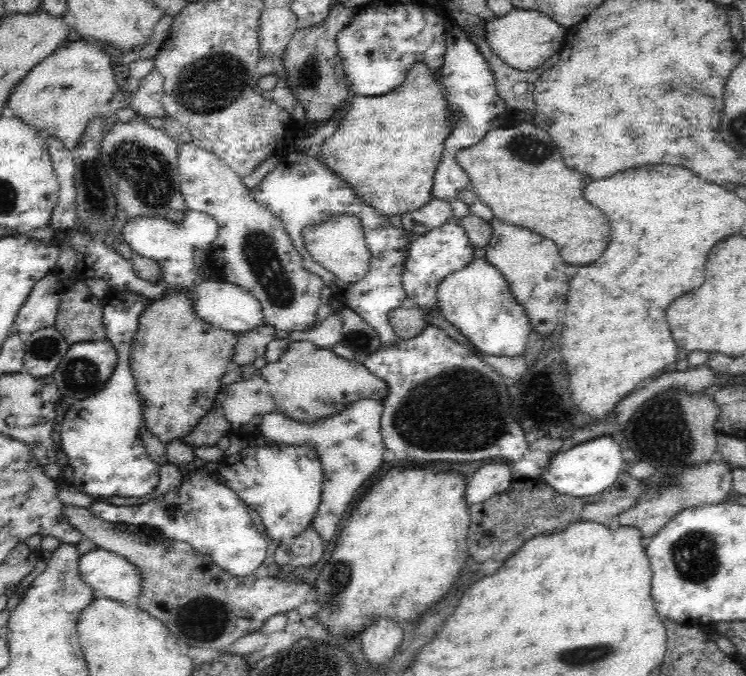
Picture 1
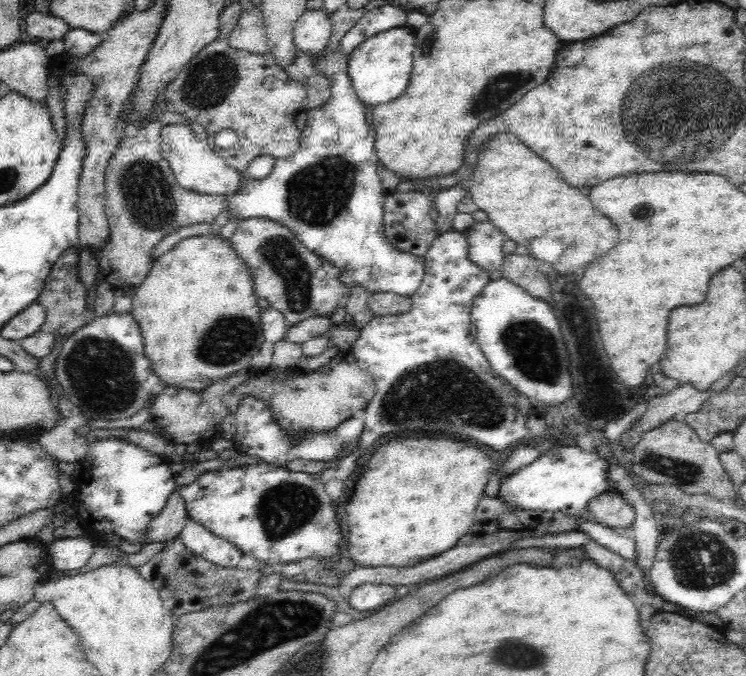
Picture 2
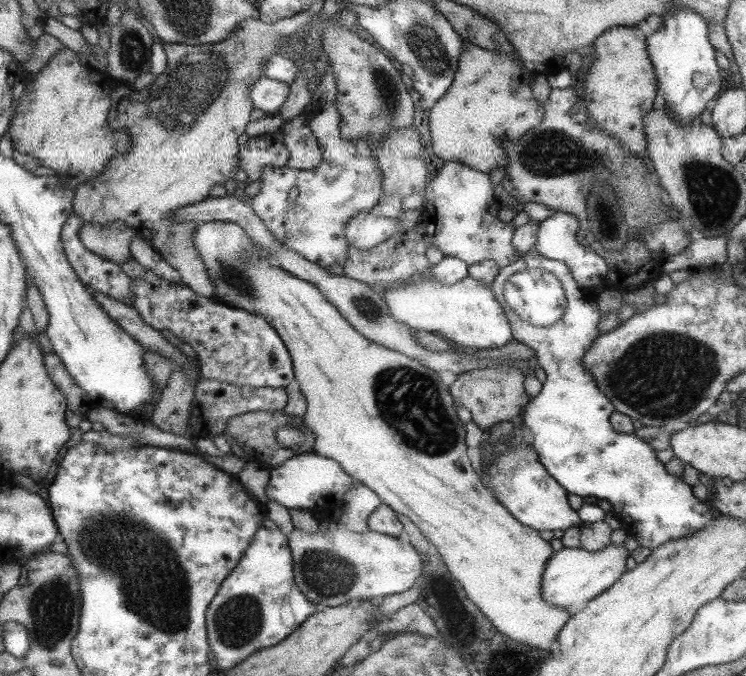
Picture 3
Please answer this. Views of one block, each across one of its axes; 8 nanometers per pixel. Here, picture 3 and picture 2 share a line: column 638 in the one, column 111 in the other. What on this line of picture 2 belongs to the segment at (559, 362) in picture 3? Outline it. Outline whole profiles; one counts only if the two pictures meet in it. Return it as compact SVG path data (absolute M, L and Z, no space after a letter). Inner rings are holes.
M99 439L89 445L88 454L77 463L76 470L72 473L77 487L75 500L75 516L80 523L85 536L95 540L106 540L110 546L119 546L124 542L130 544L147 544L147 526L152 522L166 506L171 494L177 490L175 477L169 465L147 450L132 443L126 443L118 439Z

